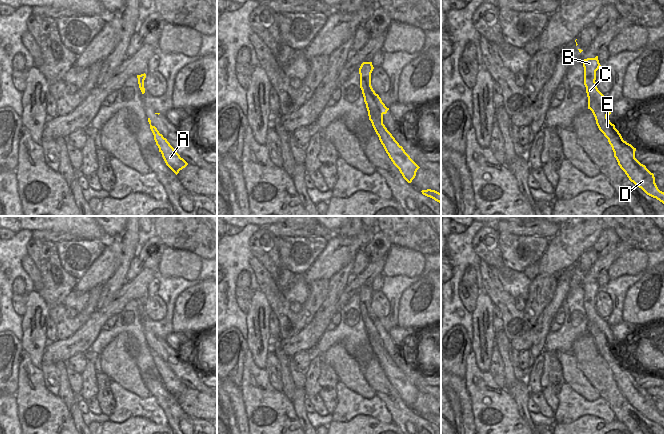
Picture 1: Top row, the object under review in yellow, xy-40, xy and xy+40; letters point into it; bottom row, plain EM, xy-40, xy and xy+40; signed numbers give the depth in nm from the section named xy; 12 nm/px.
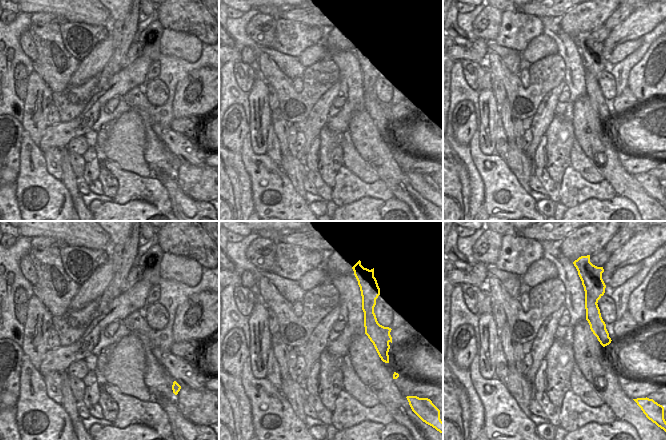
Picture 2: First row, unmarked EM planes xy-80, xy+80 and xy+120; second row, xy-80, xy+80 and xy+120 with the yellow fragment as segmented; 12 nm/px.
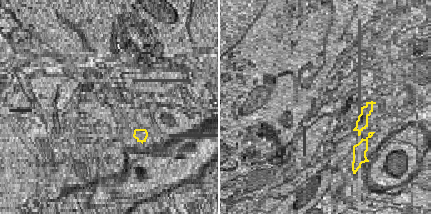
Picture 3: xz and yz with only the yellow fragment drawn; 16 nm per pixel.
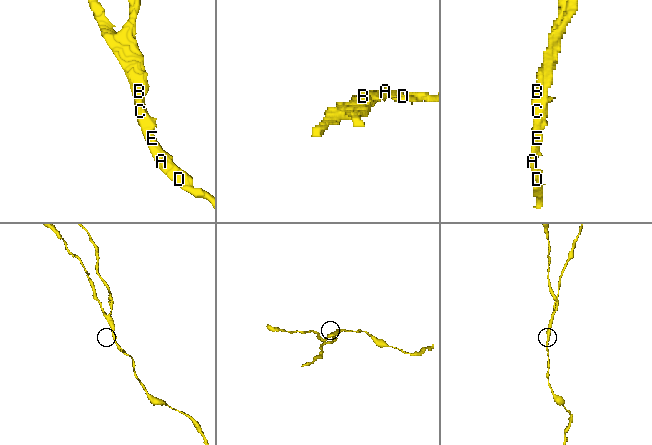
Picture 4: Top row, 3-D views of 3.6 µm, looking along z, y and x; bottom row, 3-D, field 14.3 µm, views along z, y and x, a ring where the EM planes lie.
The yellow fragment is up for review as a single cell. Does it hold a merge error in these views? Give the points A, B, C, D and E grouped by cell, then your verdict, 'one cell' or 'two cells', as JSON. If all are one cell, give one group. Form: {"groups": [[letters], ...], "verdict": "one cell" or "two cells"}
{"groups": [["A", "D", "E"], ["B", "C"]], "verdict": "two cells"}

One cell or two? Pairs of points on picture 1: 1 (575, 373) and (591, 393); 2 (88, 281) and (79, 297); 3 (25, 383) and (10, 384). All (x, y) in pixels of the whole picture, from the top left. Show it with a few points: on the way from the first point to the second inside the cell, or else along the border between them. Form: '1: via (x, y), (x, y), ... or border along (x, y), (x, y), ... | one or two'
1: via (576, 378), (586, 388) | one
2: border along (74, 289), (87, 293) | two
3: border along (20, 361), (17, 390), (15, 393) | two

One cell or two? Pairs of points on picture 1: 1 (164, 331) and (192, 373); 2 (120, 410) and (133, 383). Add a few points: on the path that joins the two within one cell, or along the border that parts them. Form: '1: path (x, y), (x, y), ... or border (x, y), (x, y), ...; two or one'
1: border (154, 336), (165, 339); two
2: border (111, 380), (141, 397), (148, 397), (150, 395); two

